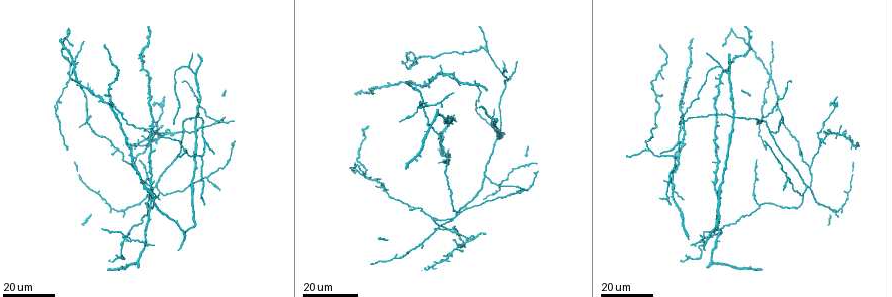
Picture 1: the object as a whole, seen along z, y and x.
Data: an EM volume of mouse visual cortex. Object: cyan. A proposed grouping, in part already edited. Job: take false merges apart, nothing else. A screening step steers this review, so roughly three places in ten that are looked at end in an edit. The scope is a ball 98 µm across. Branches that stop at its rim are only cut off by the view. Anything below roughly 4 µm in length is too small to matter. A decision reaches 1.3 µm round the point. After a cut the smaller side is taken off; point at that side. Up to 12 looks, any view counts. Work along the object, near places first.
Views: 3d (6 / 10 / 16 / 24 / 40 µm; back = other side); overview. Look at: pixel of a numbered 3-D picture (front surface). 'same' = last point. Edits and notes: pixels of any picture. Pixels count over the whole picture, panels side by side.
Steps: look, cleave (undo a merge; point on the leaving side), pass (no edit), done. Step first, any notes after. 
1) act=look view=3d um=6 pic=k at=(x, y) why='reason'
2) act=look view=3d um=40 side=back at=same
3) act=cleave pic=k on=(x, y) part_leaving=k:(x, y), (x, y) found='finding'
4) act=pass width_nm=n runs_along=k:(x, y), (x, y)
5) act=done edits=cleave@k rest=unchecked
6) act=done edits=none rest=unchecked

act=look view=3d um=16 pic=1 at=(186, 132) why='three arms meet'

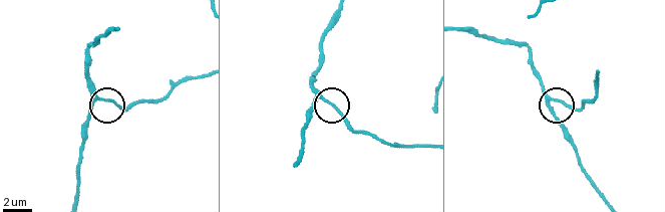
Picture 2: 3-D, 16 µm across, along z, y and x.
act=look view=3d um=10 pic=2 at=(96, 97)

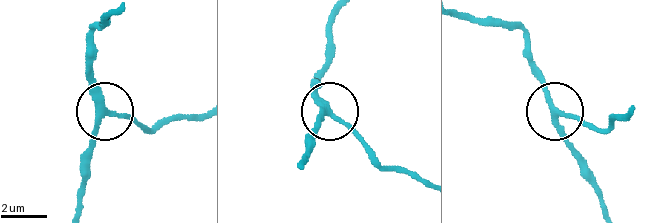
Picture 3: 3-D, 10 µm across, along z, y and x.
act=pass arms=3 runs_along=3:(605, 205), (591, 170), (557, 115), (603, 130) found='continuous, no second cell'

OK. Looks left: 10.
act=look view=3d um=16 pic=1 at=(731, 120)

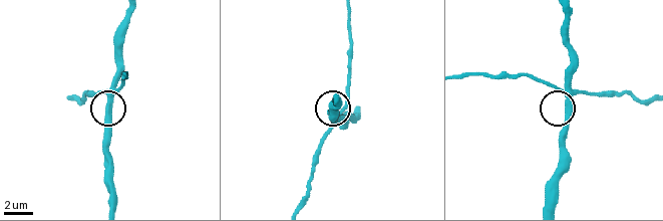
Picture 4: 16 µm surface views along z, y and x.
act=look view=3d um=6 pic=4 at=(108, 97)

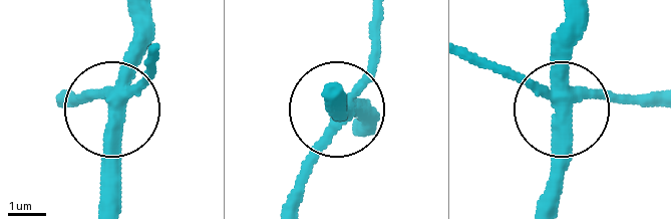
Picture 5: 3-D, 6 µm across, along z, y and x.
act=look view=3d um=6 side=back pic=5 at=(114, 113) why='other side'

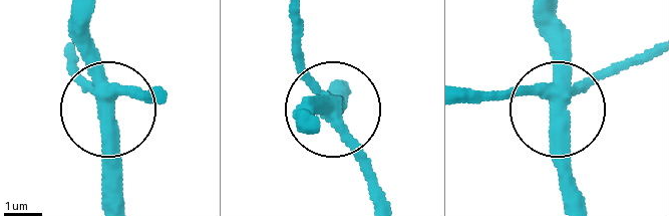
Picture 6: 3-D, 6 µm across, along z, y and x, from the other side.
act=pass arms=4 found='all the same cell'

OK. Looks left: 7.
act=look view=3d um=24 pic=1 at=(201, 97)

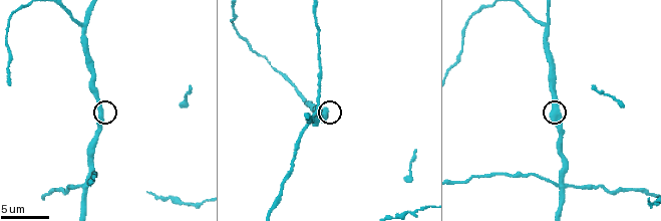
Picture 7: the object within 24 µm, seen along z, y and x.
act=look view=3d um=10 pic=7 at=(559, 110)

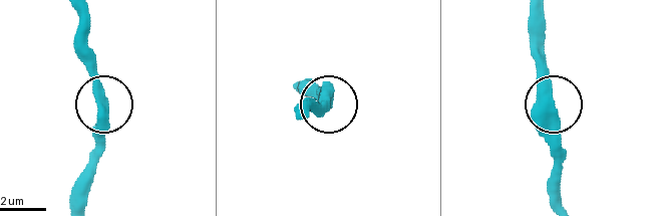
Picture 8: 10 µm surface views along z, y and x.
act=pass runs_along=8:(561, 197), (556, 105), (535, 38) found='one cell here'

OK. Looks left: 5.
act=look view=3d um=16 pic=1 at=(87, 116) why='looks like a crossing'

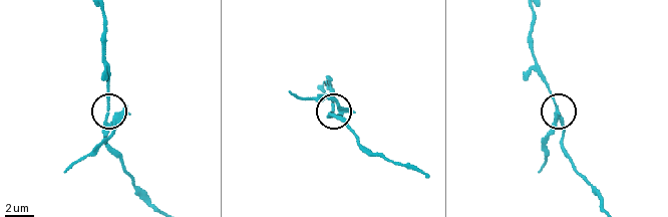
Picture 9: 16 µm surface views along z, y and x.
act=look view=3d um=6 pic=9 at=(114, 119)

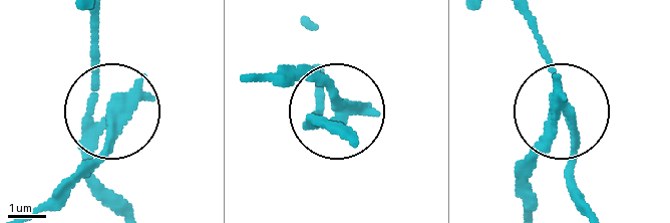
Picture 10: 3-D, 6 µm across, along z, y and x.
act=cleave pic=10 on=(102, 162) width_nm=290 part_leaving=10:(98, 122), (104, 135), (94, 154), (37, 205) found='two cells meet here'

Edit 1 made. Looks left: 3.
act=look view=3d um=16 pic=1 at=(769, 77) why='four or more arms meet'

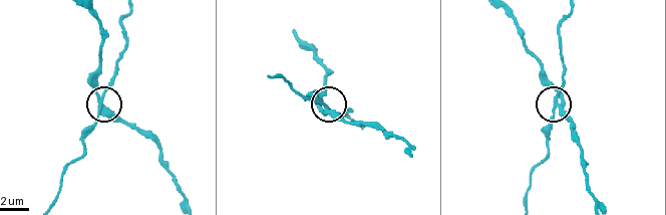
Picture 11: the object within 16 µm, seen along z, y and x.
act=look view=3d um=6 pic=11 at=(101, 103) why='closer look'

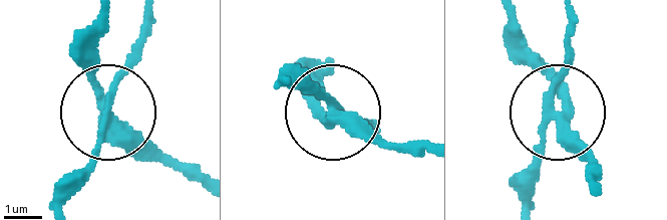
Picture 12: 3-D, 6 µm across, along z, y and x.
act=cleave pic=12 on=(93, 165) width_nm=270 part_leaving=12:(106, 118), (71, 201) found='two cells meet here'

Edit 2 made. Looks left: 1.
act=done edits=cleave@10,cleave@12 rest=unchecked

